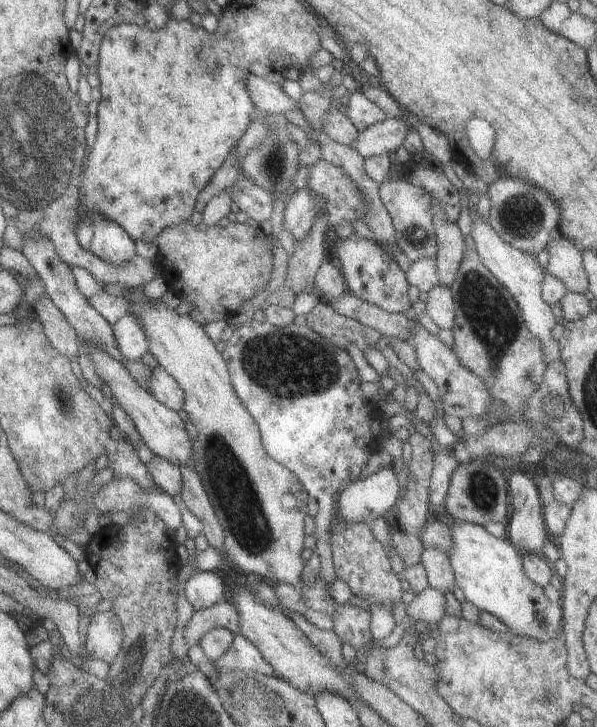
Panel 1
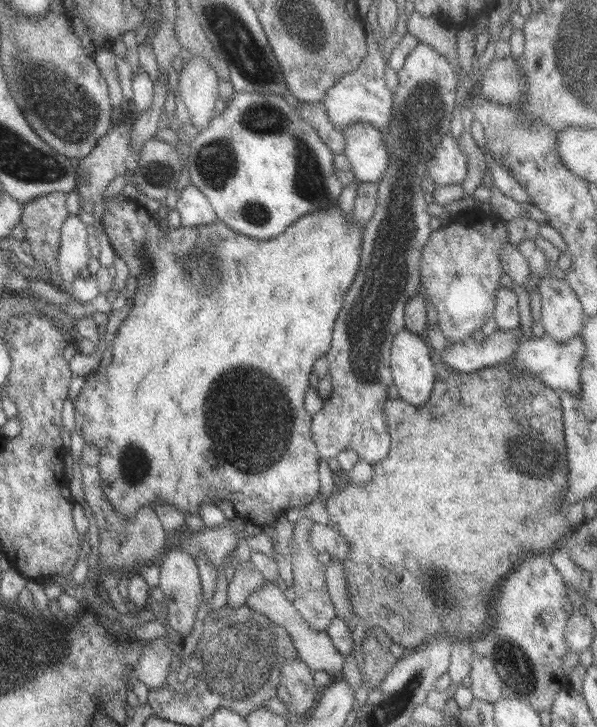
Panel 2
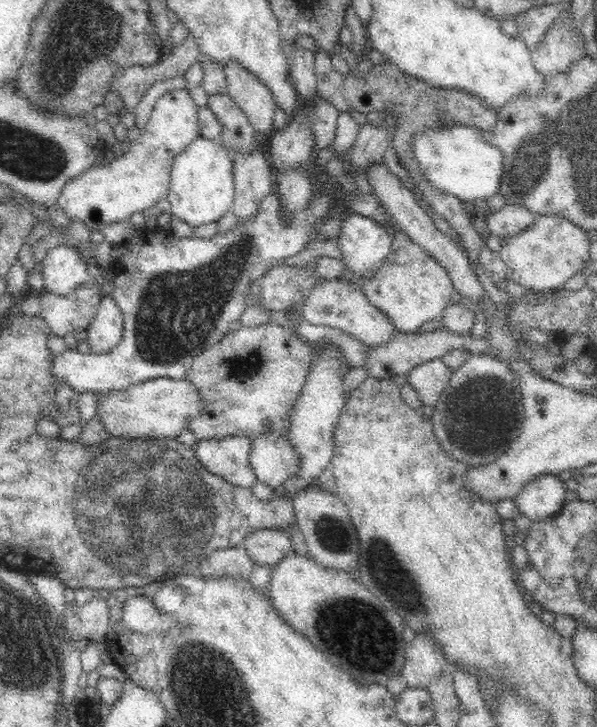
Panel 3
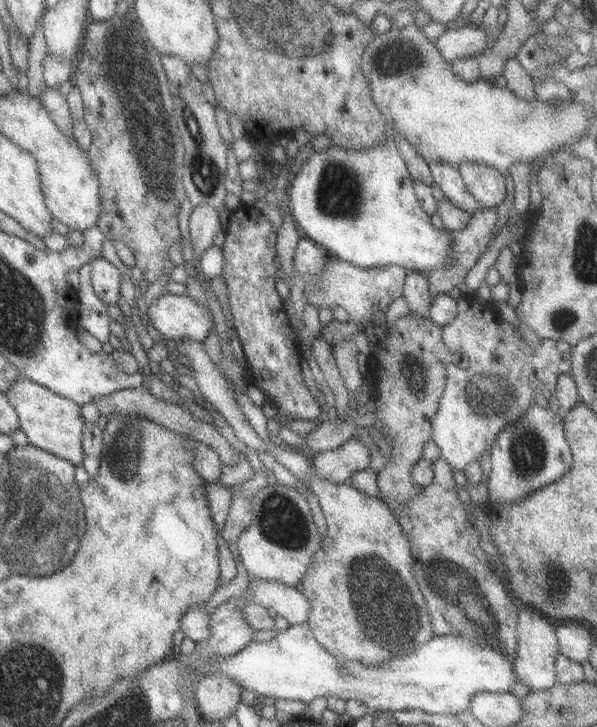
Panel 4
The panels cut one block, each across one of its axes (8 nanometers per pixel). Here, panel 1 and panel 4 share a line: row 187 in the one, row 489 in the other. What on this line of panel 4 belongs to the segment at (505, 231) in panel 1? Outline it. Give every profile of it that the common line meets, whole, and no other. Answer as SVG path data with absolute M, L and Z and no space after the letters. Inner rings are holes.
M533 402L523 416L519 416L513 424L503 426L491 444L491 468L487 482L489 500L505 504L521 500L523 496L541 490L545 484L551 484L559 476L565 476L571 462L573 456L565 440L563 416L559 412L551 412L549 408L539 408Z

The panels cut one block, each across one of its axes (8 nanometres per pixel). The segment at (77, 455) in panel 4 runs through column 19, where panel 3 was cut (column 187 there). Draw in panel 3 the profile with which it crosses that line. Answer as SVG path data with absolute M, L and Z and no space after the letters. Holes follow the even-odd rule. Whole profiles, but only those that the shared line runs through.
M158 378L142 386L136 386L134 390L126 390L124 394L102 396L102 406L98 416L104 420L104 428L114 438L176 440L180 438L180 434L190 430L190 424L206 416L206 406L198 388L190 380L178 382L178 380Z

